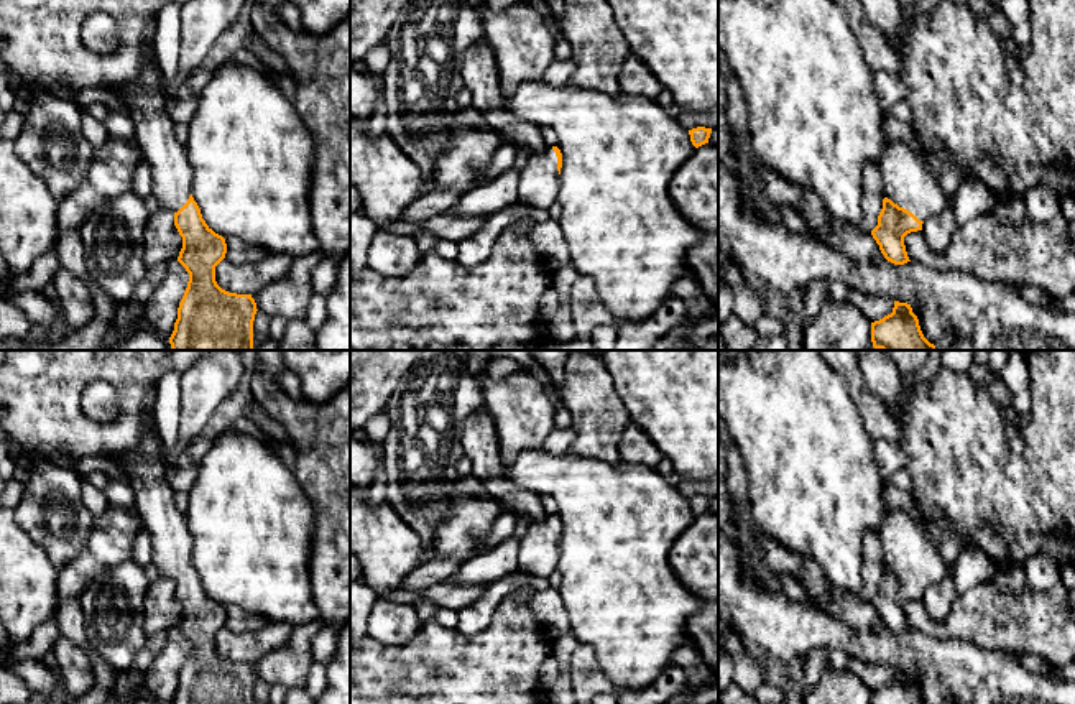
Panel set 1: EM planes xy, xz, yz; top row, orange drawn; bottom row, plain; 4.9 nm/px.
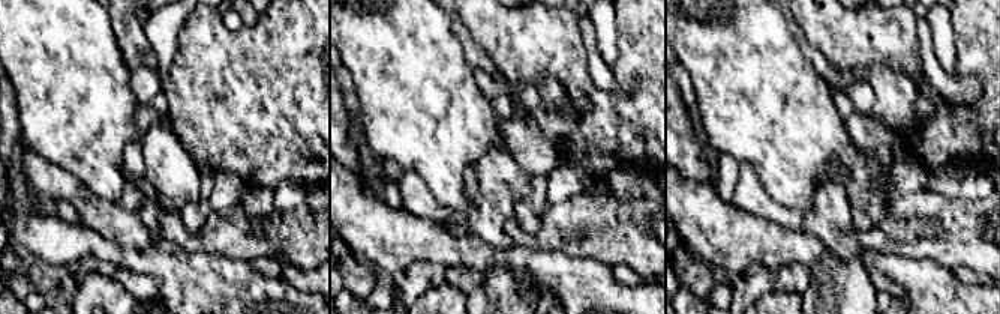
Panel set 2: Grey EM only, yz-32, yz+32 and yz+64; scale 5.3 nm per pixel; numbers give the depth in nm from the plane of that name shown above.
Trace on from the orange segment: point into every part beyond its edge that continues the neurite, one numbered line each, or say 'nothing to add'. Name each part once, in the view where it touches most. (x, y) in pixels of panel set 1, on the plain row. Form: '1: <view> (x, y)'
1: yz (906, 550)

